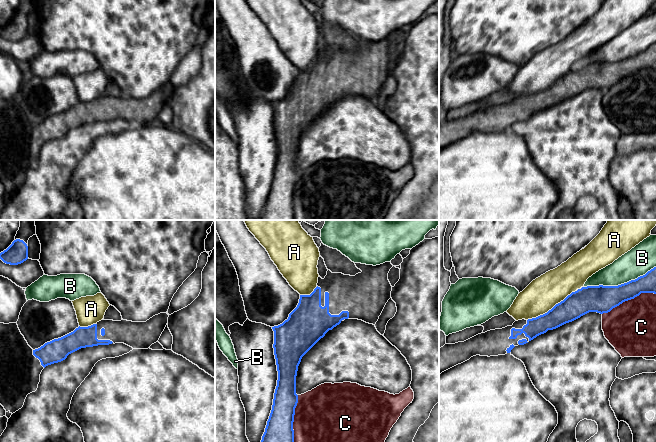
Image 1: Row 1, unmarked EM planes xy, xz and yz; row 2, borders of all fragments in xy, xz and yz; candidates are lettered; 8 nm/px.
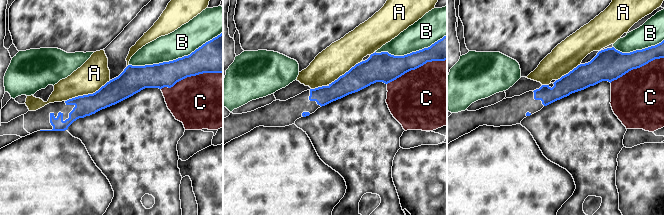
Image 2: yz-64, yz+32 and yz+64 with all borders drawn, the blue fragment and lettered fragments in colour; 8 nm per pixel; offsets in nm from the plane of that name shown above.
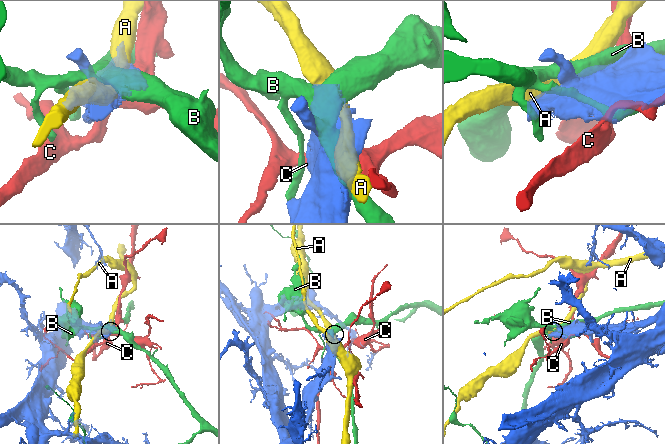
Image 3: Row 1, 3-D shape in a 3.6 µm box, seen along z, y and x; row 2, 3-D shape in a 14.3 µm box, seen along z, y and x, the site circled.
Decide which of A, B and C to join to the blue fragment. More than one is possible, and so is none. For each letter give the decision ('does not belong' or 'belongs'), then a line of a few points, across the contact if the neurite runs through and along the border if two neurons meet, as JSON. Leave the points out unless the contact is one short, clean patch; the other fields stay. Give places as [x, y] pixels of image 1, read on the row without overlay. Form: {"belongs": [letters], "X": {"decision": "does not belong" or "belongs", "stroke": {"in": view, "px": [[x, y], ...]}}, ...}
{"belongs": [], "A": {"decision": "does not belong"}, "B": {"decision": "does not belong"}, "C": {"decision": "does not belong"}}

